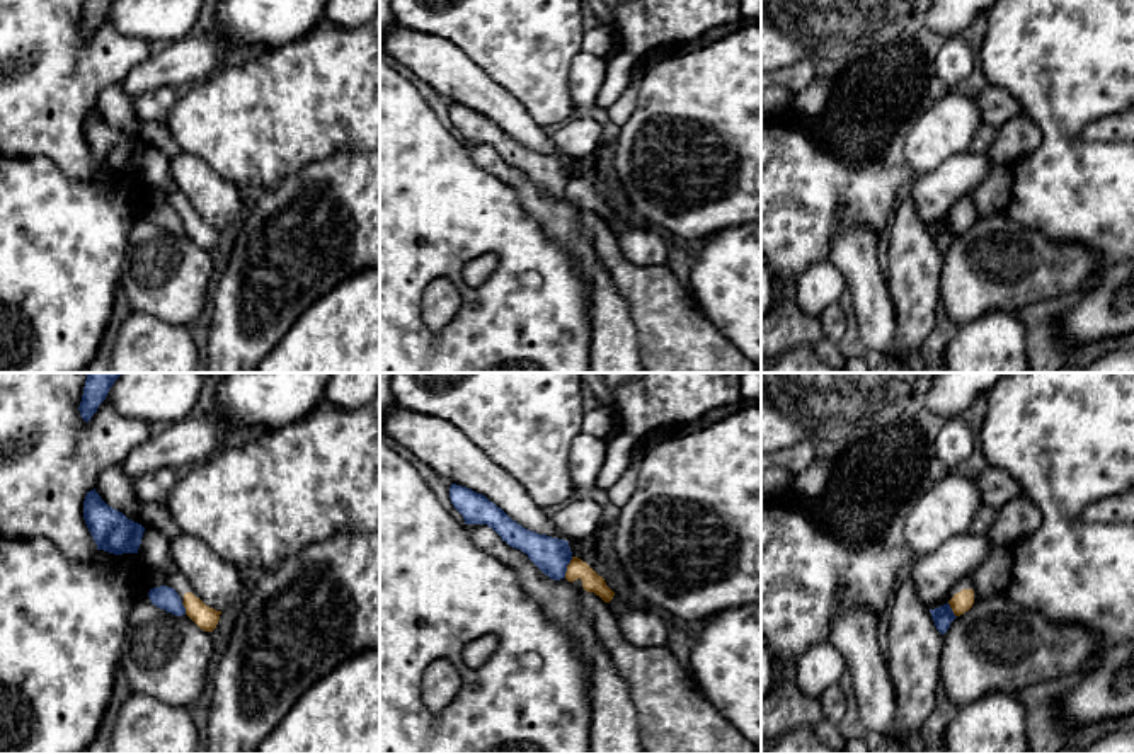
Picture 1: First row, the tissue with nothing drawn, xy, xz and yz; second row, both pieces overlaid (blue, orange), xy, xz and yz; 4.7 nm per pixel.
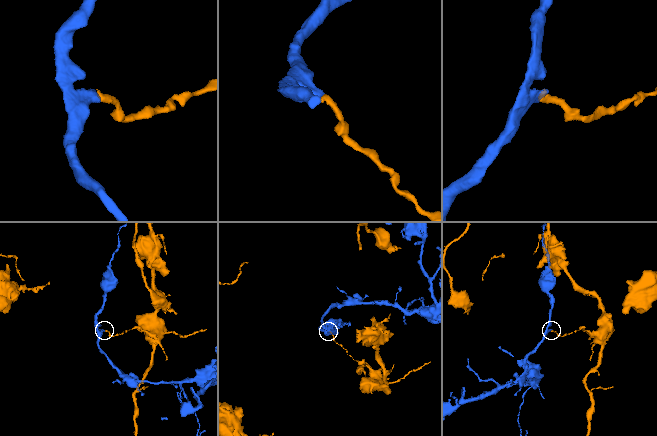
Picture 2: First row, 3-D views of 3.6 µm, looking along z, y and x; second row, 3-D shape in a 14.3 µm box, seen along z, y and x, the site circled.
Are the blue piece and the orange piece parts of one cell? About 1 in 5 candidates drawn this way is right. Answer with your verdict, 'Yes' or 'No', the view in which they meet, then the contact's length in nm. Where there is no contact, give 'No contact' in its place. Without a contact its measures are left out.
No. Touches blue in xz. Shared border 100 nm

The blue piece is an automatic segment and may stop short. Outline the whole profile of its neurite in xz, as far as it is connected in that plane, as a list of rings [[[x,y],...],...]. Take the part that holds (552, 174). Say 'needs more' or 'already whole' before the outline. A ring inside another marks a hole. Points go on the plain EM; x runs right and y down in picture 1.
already whole | [[[451,102],[450,117],[465,143],[487,143],[509,165],[521,169],[550,197],[565,196],[572,179],[569,160],[538,153],[513,140],[501,126],[472,107]]]

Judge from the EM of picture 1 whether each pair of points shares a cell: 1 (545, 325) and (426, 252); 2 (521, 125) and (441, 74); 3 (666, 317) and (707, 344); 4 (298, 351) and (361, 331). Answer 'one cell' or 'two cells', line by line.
1: one cell
2: one cell
3: one cell
4: one cell

